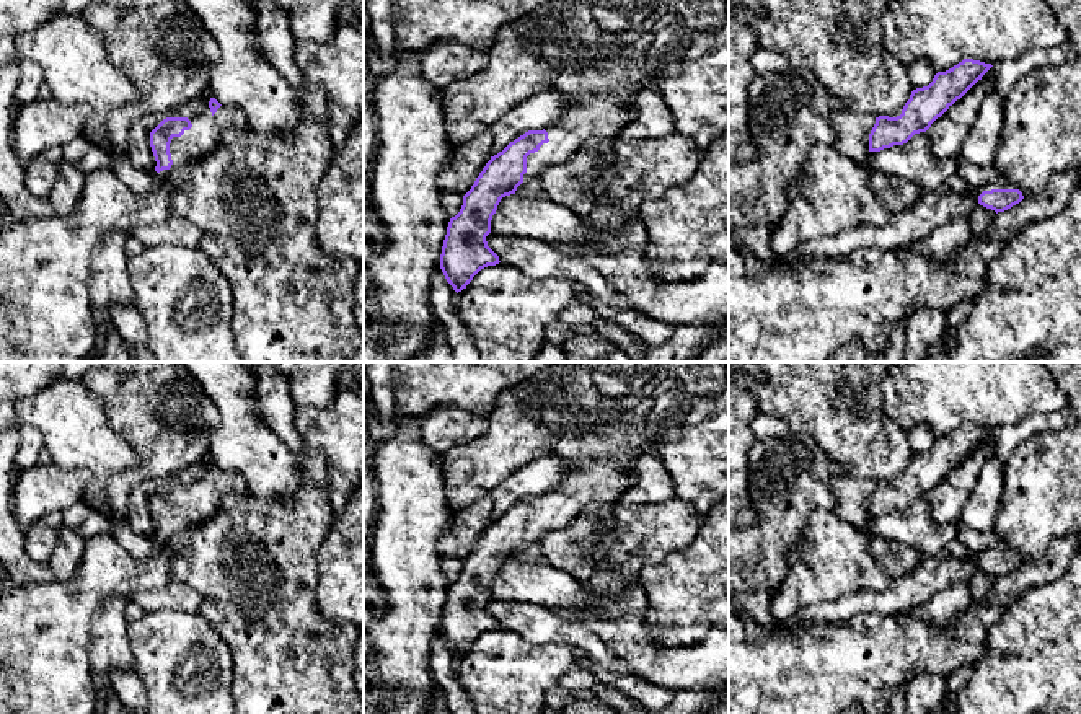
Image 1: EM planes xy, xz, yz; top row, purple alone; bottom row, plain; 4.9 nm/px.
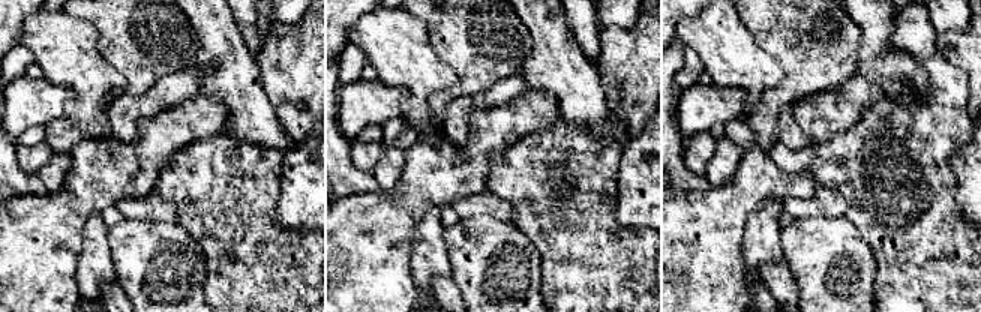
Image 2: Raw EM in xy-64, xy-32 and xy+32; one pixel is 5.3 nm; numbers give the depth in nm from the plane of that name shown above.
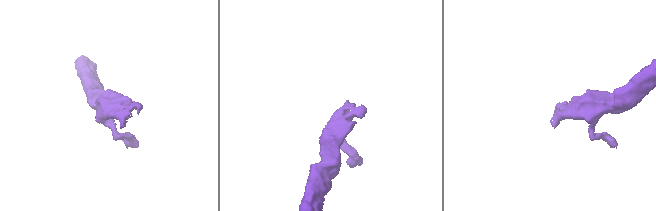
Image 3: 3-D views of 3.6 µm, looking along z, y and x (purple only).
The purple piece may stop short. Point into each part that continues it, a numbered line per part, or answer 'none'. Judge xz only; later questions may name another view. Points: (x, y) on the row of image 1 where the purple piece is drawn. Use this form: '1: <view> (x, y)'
1: xz (589, 116)

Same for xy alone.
1: xy (46, 315)

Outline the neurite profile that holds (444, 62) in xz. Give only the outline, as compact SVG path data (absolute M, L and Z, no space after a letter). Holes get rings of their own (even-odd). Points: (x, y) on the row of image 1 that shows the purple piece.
M442 41L424 52L422 75L439 90L452 82L468 78L488 65L486 51L463 46L453 41Z

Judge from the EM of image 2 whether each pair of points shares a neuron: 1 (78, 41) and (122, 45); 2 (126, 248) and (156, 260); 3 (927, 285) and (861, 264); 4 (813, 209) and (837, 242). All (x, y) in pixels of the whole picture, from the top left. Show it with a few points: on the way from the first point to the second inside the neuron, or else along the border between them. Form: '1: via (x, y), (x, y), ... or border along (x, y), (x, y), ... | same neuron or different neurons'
1: border along (77, 17), (93, 26), (98, 50), (120, 72) | different neurons
2: via (134, 248), (138, 248), (149, 257) | same neuron
3: border along (861, 236), (875, 260), (875, 296) | different neurons
4: border along (845, 215), (803, 216), (795, 219) | different neurons

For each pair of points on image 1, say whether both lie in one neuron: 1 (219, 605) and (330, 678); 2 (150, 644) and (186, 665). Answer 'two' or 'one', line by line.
1: one
2: one

